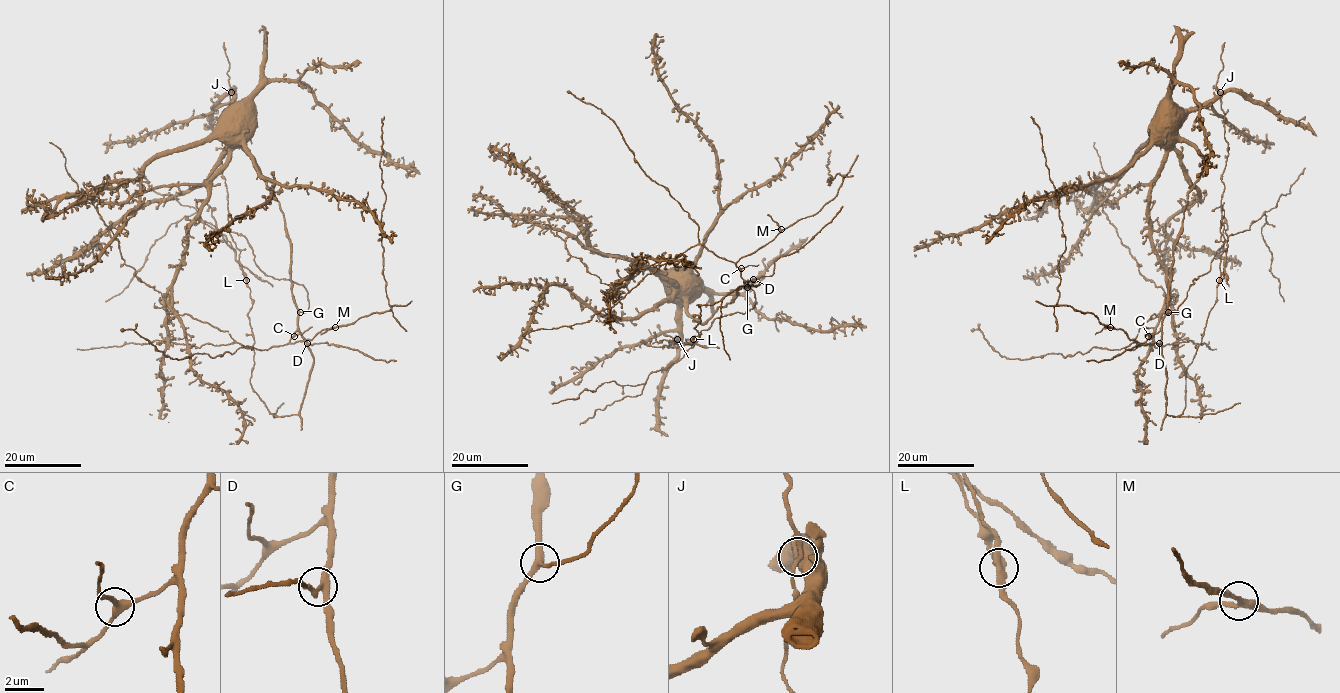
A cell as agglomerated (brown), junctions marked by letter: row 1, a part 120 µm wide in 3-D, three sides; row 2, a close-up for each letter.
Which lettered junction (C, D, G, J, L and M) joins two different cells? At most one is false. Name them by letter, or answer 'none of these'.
L

